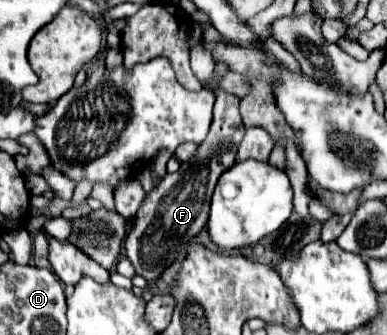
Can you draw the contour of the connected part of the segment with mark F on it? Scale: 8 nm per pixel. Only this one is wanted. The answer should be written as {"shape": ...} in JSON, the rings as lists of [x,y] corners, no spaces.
{"shape":[[[216,90],[214,120],[206,140],[198,148],[198,154],[188,162],[182,162],[178,172],[166,174],[156,184],[156,188],[146,194],[142,206],[136,212],[136,222],[126,236],[124,246],[128,260],[136,268],[136,274],[144,276],[148,282],[160,278],[160,274],[180,256],[188,242],[196,238],[196,234],[206,226],[214,186],[220,174],[236,162],[236,152],[244,136],[238,100],[238,96]]]}

